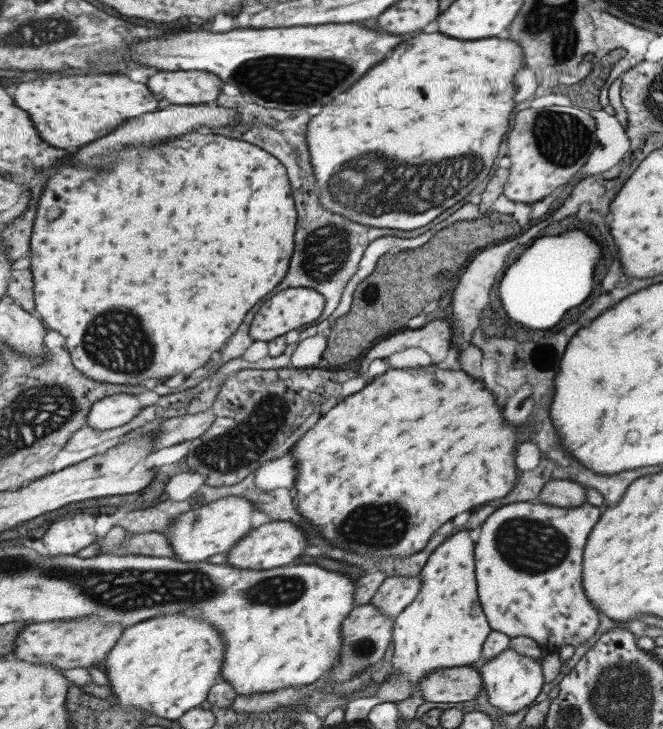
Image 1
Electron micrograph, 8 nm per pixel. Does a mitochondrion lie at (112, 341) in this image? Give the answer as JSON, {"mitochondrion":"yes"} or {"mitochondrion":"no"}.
{"mitochondrion":"yes"}

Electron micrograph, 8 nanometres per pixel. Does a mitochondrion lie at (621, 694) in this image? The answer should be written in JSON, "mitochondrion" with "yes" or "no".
{"mitochondrion":"yes"}

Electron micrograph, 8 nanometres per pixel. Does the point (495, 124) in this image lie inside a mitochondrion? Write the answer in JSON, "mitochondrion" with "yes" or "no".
{"mitochondrion":"no"}

